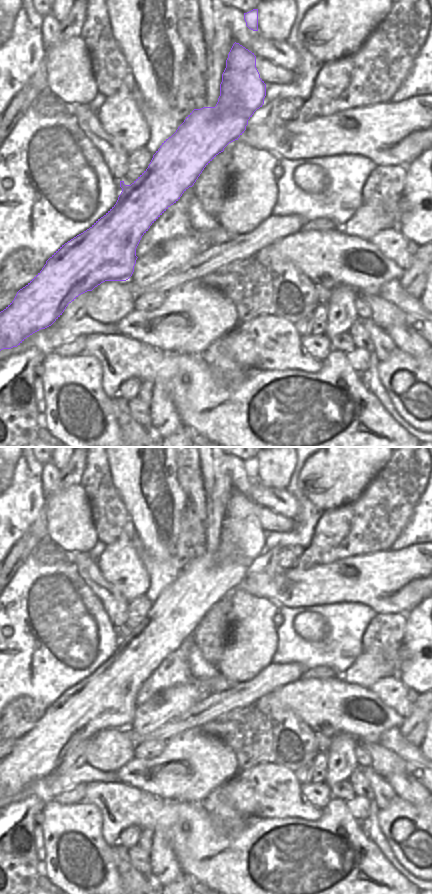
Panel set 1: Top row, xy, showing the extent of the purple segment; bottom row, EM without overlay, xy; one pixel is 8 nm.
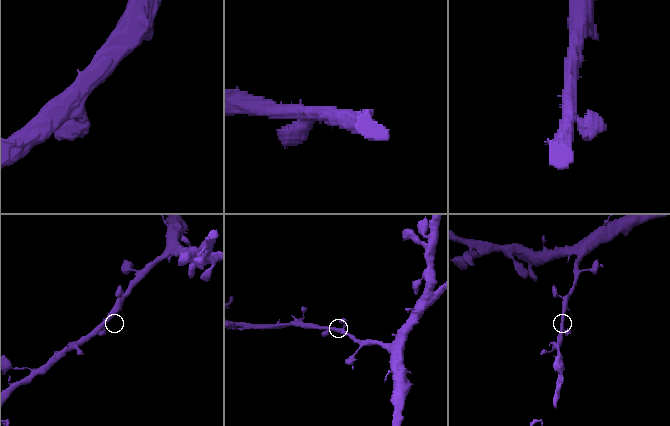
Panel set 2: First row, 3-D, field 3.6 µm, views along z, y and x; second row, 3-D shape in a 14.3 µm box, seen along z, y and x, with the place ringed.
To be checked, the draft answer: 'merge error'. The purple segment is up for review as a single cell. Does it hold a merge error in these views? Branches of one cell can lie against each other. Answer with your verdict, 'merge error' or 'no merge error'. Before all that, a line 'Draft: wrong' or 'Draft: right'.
Draft: wrong
no merge error

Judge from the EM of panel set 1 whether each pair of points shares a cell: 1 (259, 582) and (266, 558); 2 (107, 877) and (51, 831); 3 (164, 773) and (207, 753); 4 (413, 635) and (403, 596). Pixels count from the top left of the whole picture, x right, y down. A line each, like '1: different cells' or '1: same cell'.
1: different cells
2: same cell
3: same cell
4: different cells

